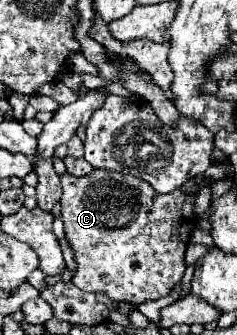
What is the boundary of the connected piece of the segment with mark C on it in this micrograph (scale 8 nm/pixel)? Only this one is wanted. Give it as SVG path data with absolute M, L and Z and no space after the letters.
M95 170L93 174L83 178L63 174L61 186L61 218L77 260L77 274L71 282L85 292L105 294L113 302L127 300L133 304L141 304L147 300L169 296L171 290L181 282L185 272L183 256L191 232L197 224L197 218L193 214L195 194L187 196L179 188L169 194L157 194L147 182L111 170Z

